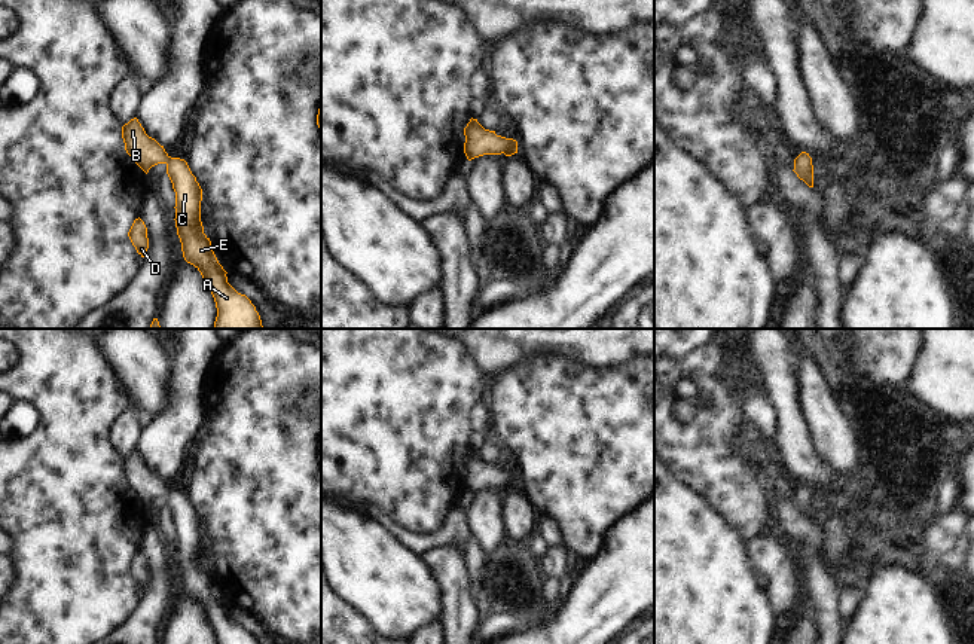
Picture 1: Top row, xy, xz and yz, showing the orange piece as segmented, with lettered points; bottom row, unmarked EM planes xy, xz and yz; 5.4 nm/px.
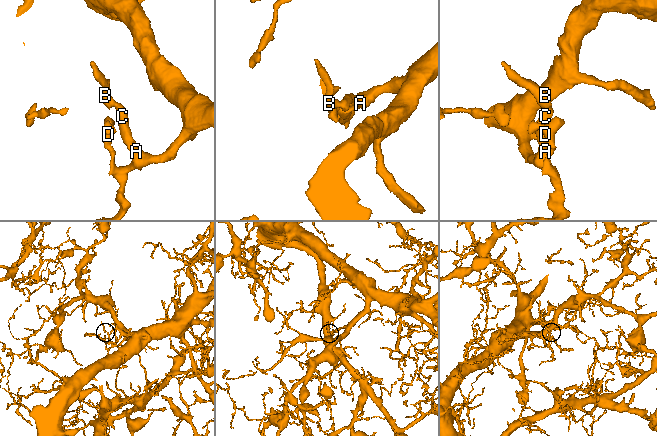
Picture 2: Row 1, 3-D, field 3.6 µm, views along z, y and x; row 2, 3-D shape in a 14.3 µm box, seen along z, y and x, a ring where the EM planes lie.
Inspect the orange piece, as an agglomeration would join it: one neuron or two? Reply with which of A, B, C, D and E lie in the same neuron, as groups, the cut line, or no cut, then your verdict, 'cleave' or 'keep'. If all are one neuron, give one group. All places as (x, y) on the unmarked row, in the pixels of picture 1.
A B C D E | no cut | keep

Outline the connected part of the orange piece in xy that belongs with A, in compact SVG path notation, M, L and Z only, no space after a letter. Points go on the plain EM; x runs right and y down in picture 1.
M137 451L122 460L122 471L126 486L146 507L158 497L167 498L167 507L175 525L174 553L183 590L201 605L217 644L256 644L251 634L228 616L228 605L219 596L211 574L204 567L201 555L202 522L187 495L171 491L164 479L146 467Z

